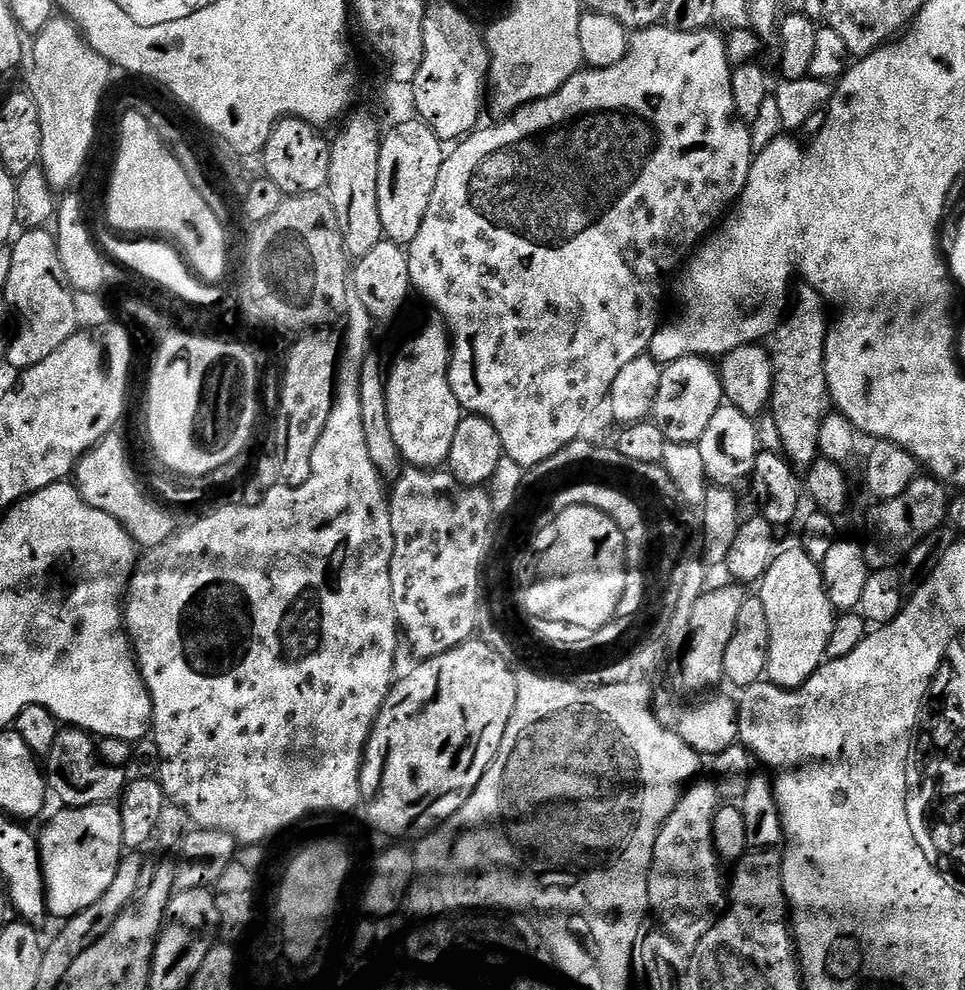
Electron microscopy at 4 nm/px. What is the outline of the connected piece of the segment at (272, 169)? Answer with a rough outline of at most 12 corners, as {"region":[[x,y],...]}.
{"region":[[317,125],[272,127],[263,175],[285,197],[327,189],[332,145]]}

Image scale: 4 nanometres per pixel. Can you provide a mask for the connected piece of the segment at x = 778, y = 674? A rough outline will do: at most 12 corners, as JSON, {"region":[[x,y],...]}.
{"region":[[781,551],[758,588],[767,679],[800,688],[838,615],[817,557]]}

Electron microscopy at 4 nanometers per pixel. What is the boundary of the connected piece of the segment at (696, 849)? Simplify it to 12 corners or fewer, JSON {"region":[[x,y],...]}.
{"region":[[697,779],[660,827],[649,909],[685,950],[726,904],[722,797]]}

